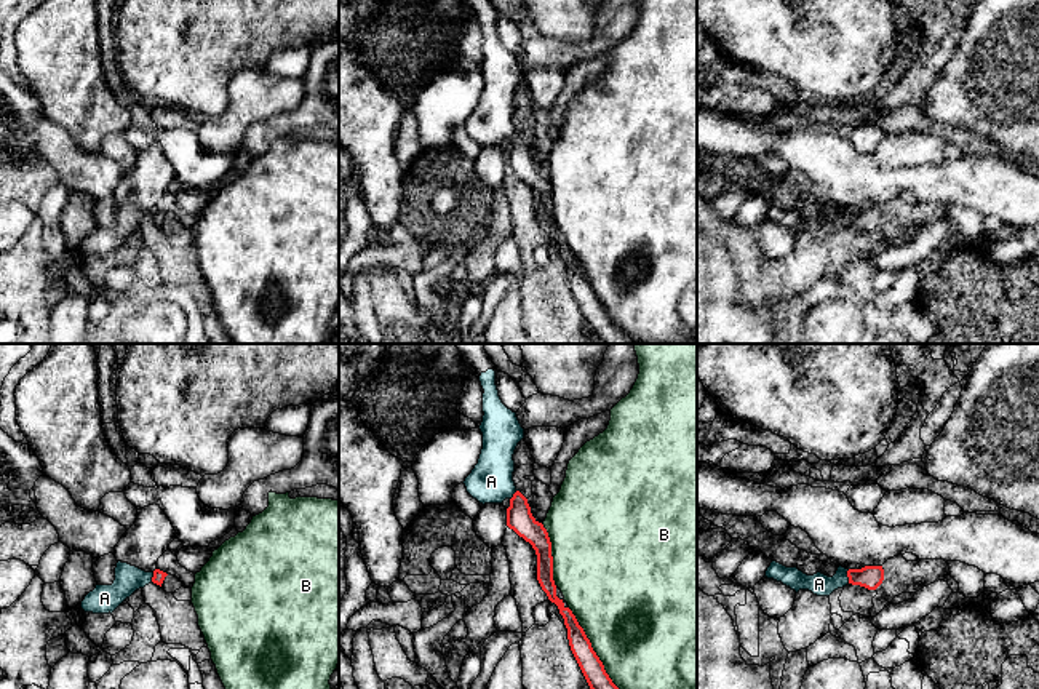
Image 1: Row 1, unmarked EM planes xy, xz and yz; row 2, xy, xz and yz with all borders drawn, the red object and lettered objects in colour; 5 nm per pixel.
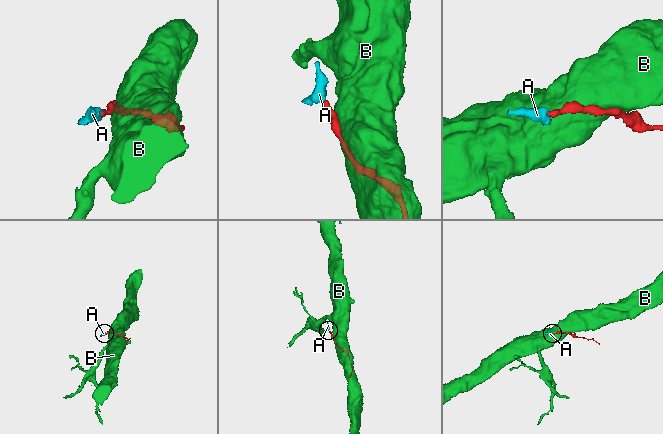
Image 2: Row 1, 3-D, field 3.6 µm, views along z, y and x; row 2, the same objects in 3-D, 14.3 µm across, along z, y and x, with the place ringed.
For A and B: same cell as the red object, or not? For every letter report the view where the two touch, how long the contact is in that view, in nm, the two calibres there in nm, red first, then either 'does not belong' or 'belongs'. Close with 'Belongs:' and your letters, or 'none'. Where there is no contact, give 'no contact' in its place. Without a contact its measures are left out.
A: meets red in yz; contact 70 nm long; 120 nm thick on the red side, 110 nm on the other; belongs
B: meets red in xz; contact 480 nm long; 120 nm thick on the red side, 500 nm on the other; does not belong
Belongs: A

